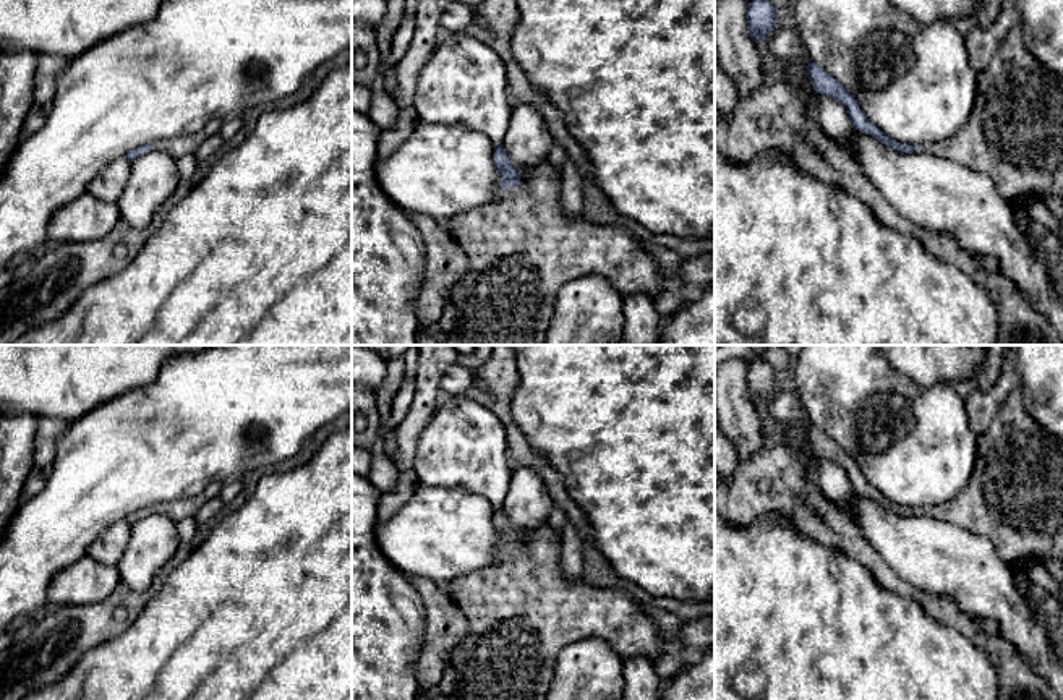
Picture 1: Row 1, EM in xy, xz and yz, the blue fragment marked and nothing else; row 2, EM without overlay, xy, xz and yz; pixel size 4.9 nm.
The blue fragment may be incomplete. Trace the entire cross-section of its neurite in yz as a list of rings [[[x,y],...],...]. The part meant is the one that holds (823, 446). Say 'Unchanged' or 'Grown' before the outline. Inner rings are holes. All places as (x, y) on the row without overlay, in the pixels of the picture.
Grown. [[[1021,384],[1008,392],[990,426],[979,438],[975,472],[969,484],[940,506],[906,509],[893,504],[867,481],[851,455],[812,423],[807,438],[818,457],[833,460],[846,472],[860,496],[899,515],[927,515],[980,535],[1014,572],[1021,570],[1024,559],[1063,559],[1063,439],[1050,434],[1027,413]]]

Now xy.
Grown. [[[211,484],[198,496],[188,497],[188,499],[177,499],[169,504],[156,504],[152,507],[141,509],[138,512],[130,514],[125,520],[133,525],[138,519],[143,519],[149,514],[164,514],[173,522],[180,522],[186,517],[194,517],[196,512],[214,497],[220,496],[220,484]]]

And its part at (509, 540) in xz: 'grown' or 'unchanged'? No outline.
grown

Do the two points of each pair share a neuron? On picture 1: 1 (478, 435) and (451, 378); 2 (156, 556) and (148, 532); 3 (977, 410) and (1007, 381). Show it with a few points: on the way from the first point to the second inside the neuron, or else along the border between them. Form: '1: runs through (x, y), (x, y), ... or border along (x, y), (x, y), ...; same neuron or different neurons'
1: border along (441, 392), (459, 396); different neurons
2: runs through (153, 550), (153, 538); same neuron
3: runs through (984, 404), (1000, 388); same neuron

